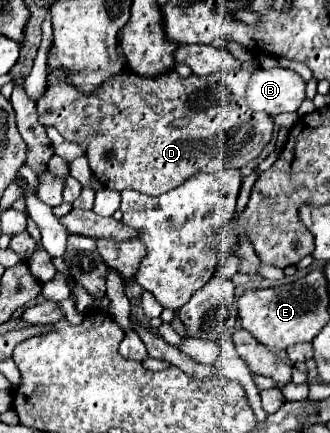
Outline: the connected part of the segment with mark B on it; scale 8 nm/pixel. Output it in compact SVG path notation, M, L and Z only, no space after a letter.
M275 66L275 68L257 68L247 84L245 102L255 112L265 112L277 116L281 112L297 112L305 100L305 82L293 70Z

